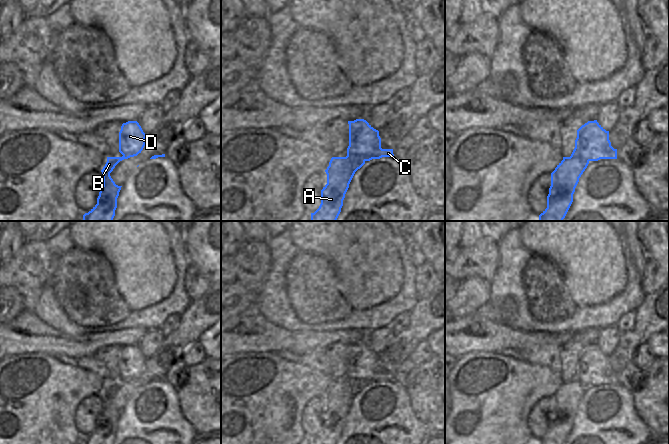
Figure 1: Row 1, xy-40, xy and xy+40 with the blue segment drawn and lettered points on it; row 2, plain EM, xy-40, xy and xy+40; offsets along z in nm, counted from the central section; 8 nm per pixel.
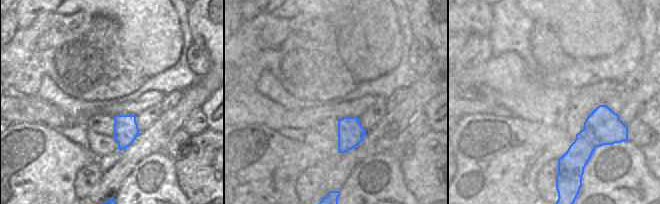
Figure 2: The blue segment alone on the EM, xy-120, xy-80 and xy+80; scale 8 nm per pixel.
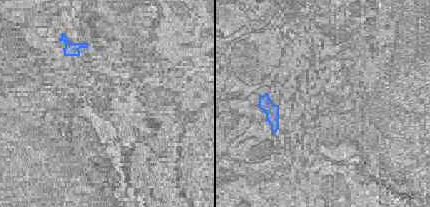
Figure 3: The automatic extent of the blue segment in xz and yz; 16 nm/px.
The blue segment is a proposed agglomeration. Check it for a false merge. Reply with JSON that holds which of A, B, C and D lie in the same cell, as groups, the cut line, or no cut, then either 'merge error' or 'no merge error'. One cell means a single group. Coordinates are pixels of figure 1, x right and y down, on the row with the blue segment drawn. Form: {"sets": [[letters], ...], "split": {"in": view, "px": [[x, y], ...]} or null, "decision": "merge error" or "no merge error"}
{"sets": [["A", "B"], ["C", "D"]], "split": {"in": "xy+40", "px": [[575, 146], [580, 146], [582, 148], [581, 153], [589, 160]]}, "decision": "merge error"}

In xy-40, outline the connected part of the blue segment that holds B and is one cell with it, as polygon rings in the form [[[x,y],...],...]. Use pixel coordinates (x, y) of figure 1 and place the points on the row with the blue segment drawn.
[[[132,153],[122,157],[107,157],[107,162],[101,170],[103,186],[97,198],[97,204],[83,215],[83,221],[113,221],[117,208],[117,198],[122,186],[115,184],[110,176],[115,166],[122,160],[134,157]]]

